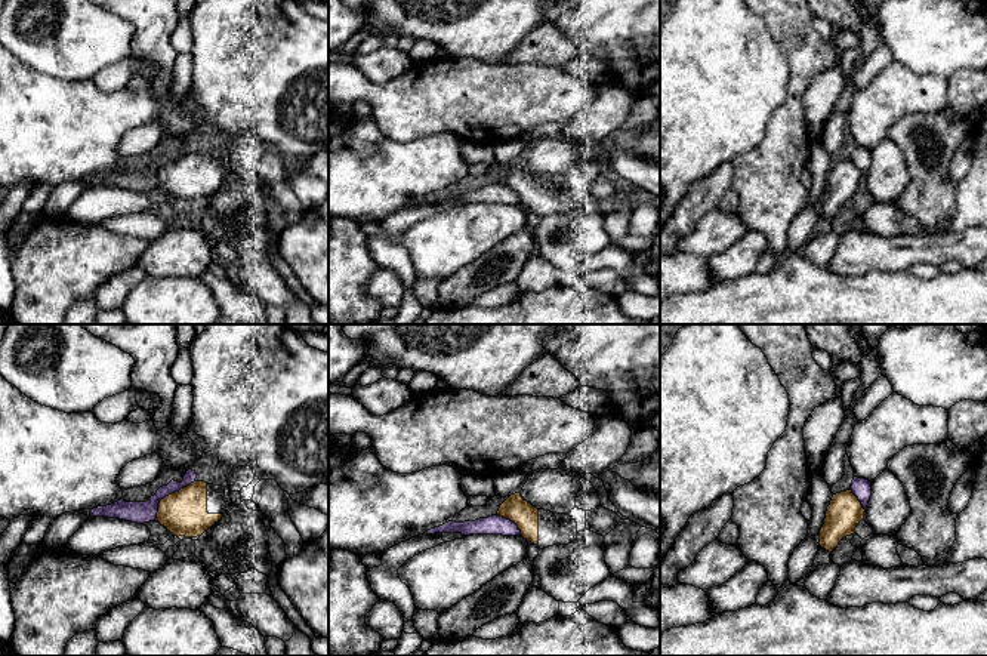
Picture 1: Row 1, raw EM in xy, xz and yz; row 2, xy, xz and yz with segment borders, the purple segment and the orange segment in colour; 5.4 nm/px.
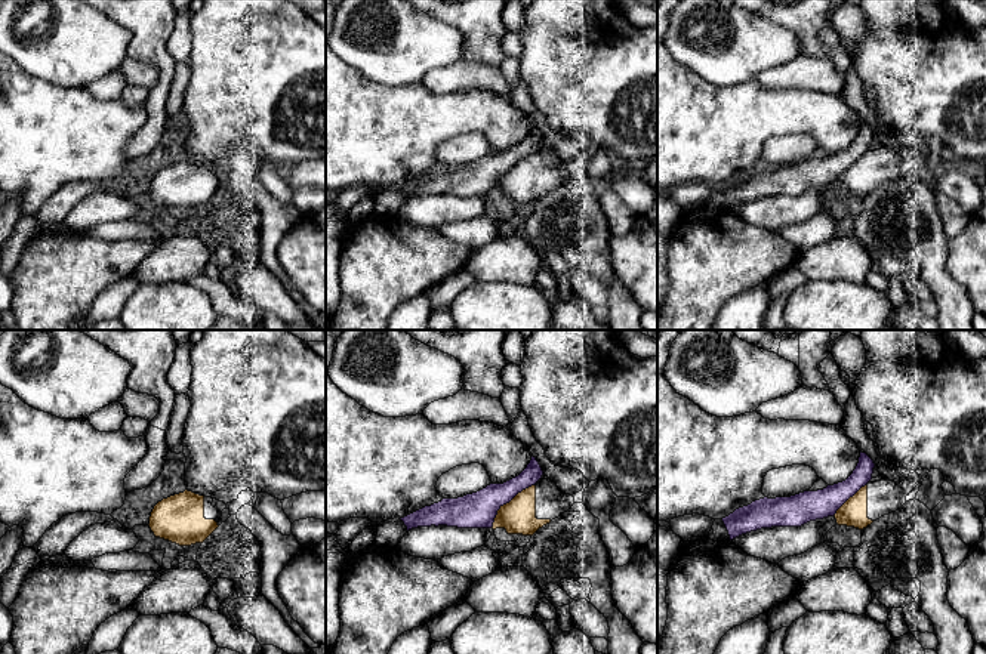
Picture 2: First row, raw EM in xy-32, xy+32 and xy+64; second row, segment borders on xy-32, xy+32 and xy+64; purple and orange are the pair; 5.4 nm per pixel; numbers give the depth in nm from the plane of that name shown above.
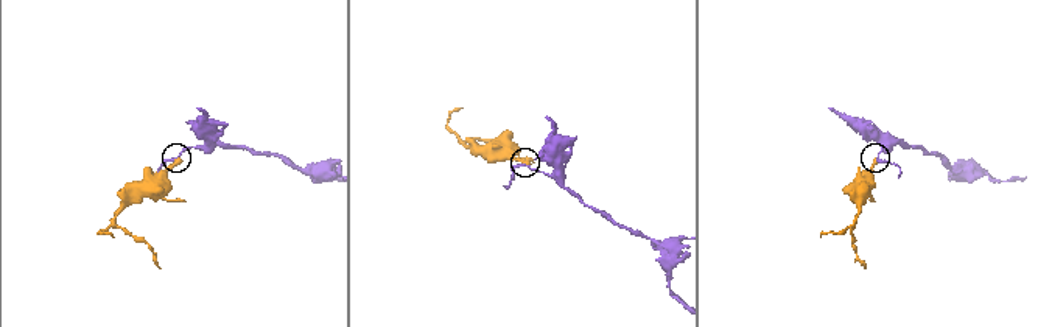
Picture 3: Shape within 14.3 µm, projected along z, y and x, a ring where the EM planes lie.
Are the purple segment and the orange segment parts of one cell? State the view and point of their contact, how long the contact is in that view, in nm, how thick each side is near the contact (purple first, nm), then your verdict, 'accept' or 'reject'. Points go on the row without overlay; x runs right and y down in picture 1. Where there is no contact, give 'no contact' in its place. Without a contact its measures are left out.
contact xy (167, 163); length 320 nm; calibres 120 and 240 nm; reject

